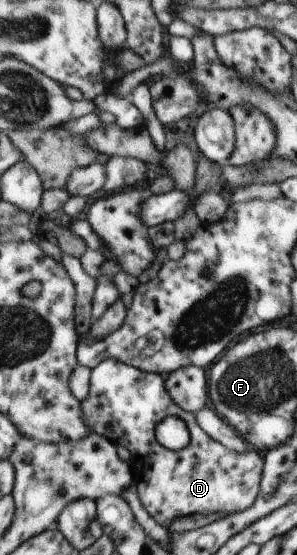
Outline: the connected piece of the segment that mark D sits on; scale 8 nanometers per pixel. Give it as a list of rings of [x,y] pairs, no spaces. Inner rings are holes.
[[[105,359],[97,367],[90,369],[89,392],[82,405],[83,420],[90,433],[104,436],[116,445],[125,447],[130,454],[129,472],[138,492],[139,502],[156,522],[169,522],[173,518],[195,514],[231,514],[251,507],[257,498],[257,484],[261,474],[261,458],[253,448],[237,454],[225,448],[220,442],[209,438],[195,422],[194,413],[179,408],[163,390],[163,377],[143,372],[117,359]],[[167,416],[176,416],[185,422],[190,439],[189,444],[178,451],[165,448],[155,440],[153,428]]]

